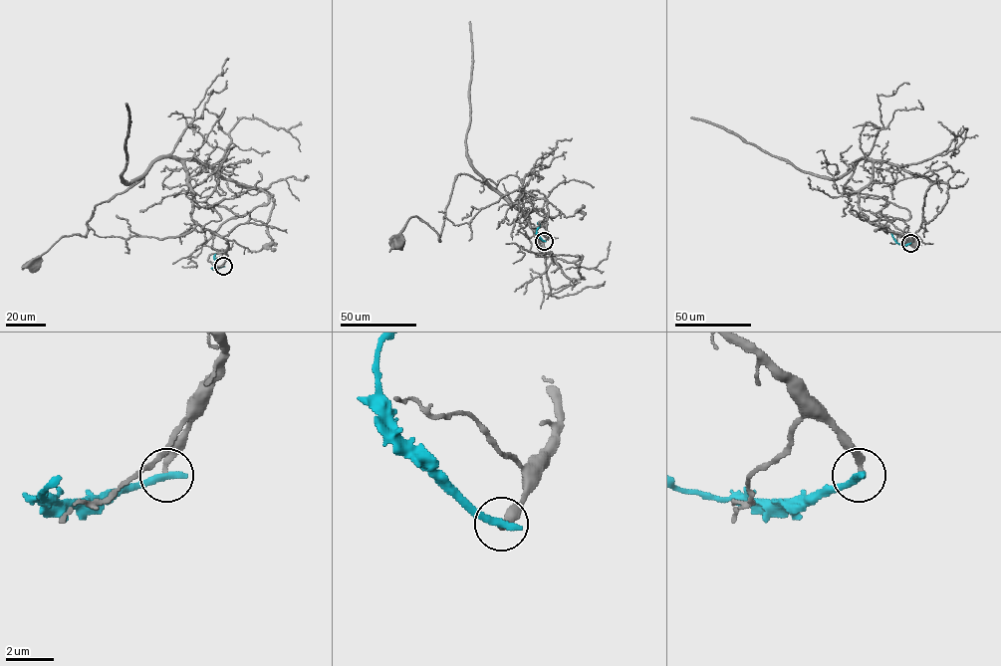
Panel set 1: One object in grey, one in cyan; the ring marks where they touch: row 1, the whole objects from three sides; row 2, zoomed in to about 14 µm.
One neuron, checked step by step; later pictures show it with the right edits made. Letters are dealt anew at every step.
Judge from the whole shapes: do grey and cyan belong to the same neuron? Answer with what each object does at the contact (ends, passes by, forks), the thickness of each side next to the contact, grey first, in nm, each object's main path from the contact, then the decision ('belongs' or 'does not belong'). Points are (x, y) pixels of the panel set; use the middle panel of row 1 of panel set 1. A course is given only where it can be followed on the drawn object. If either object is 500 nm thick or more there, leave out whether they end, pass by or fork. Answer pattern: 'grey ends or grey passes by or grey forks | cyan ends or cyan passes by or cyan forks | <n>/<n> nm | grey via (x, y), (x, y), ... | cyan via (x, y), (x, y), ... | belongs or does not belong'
grey ends | cyan ends | 300/400 nm | grey via (544, 241), (544, 198), (520, 189), (520, 199), (509, 202), (459, 174), (439, 241), (411, 216), (397, 244) | cyan via (544, 241), (538, 235), (539, 222) | does not belong

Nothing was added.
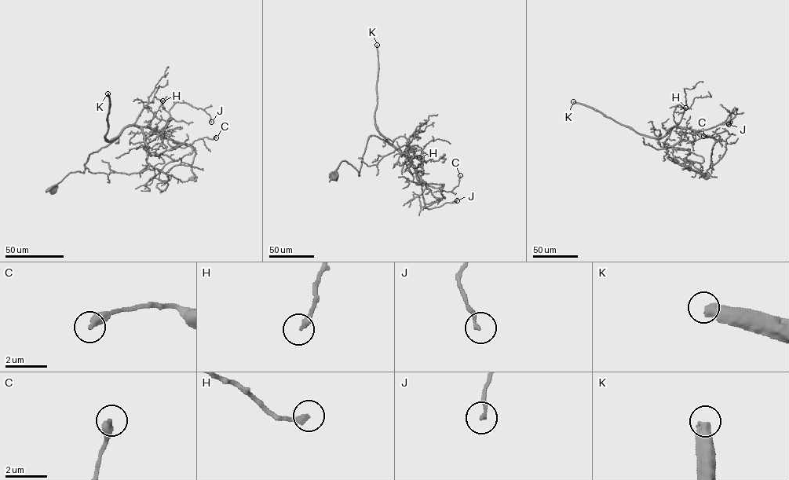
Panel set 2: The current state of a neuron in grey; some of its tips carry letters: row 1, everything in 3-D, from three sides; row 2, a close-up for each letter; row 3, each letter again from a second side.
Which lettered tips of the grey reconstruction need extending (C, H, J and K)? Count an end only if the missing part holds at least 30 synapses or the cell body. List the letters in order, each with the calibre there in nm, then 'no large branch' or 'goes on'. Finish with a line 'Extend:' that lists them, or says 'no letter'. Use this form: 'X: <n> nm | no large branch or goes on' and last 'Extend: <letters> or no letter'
C: 380 nm | no large branch
H: 240 nm | no large branch
J: 150 nm | no large branch
K: 500 nm | goes on
Extend: K

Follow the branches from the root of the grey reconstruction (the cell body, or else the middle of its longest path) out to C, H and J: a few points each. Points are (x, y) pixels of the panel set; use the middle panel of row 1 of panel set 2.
C: (334, 177), (344, 160), (359, 175), (371, 135), (406, 156), (429, 185), (451, 192), (458, 185), (460, 175)
H: (334, 177), (344, 160), (359, 175), (371, 135), (401, 152), (417, 145), (421, 148), (419, 157)
J: (334, 177), (344, 160), (359, 175), (367, 138), (374, 135), (407, 159), (421, 185), (425, 208), (457, 200)

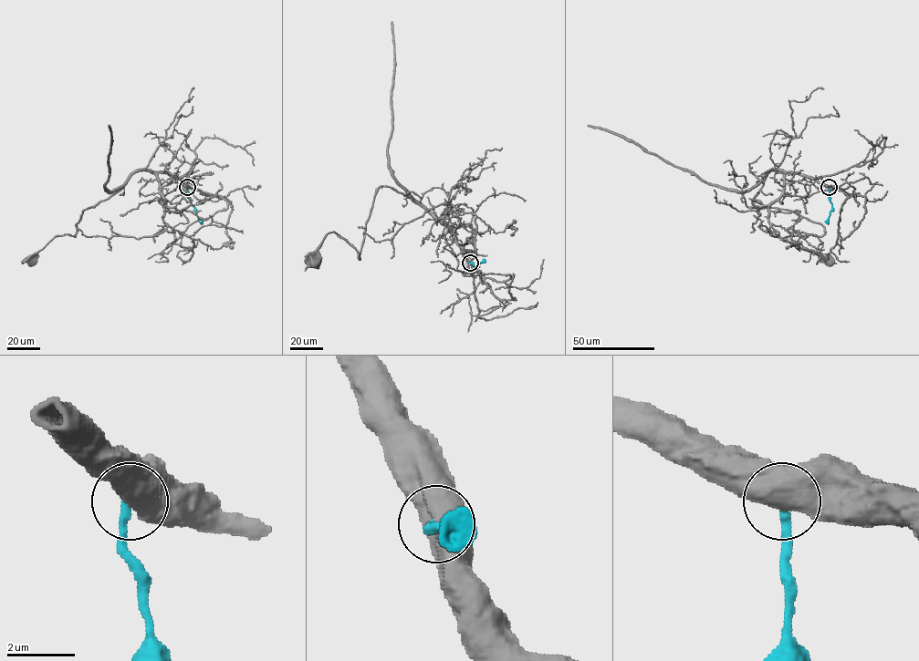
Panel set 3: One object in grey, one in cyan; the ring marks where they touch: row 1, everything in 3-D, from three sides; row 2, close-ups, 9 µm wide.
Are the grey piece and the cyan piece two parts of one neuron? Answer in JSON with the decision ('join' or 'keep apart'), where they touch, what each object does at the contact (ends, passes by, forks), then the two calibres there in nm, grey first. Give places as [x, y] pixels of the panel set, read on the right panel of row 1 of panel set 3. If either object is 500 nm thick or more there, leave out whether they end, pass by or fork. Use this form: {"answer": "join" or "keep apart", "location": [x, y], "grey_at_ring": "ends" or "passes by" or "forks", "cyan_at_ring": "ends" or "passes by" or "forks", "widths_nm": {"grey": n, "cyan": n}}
{"answer": "keep apart", "location": [829, 187], "widths_nm": {"grey": 750, "cyan": 280}}

